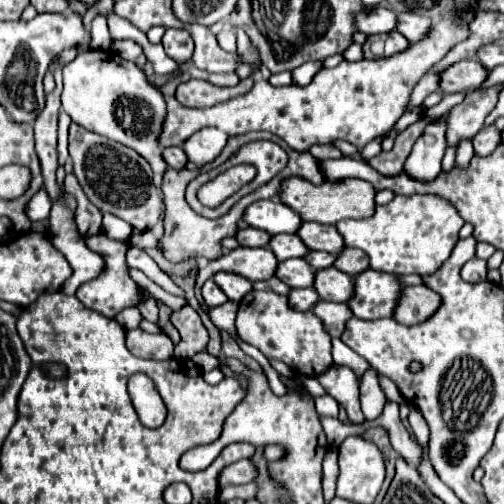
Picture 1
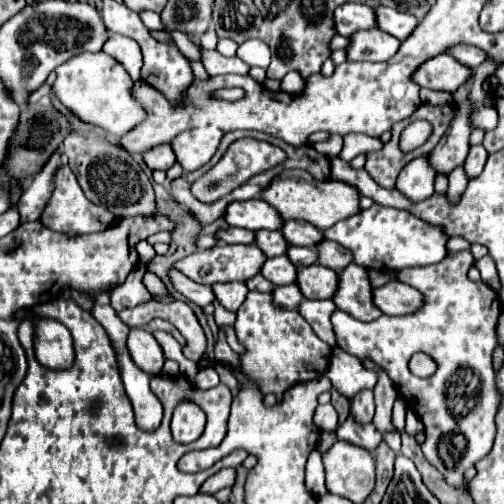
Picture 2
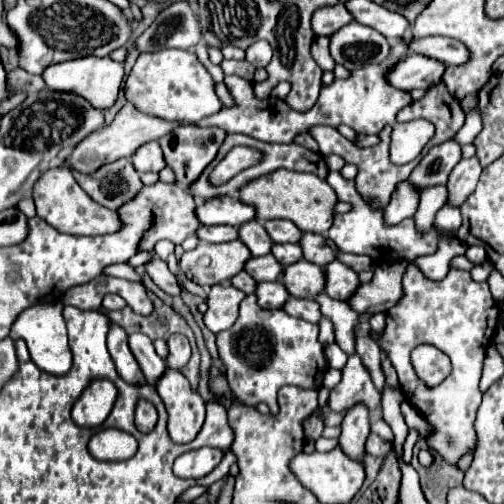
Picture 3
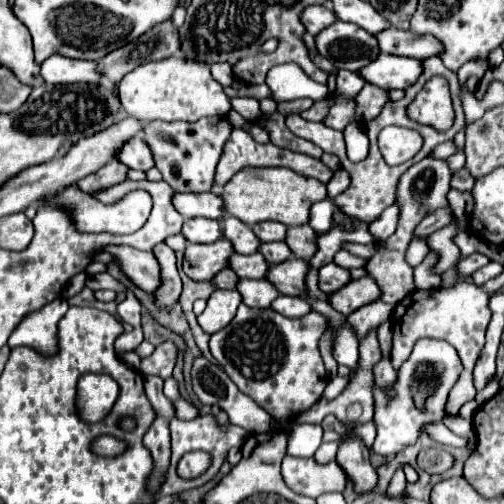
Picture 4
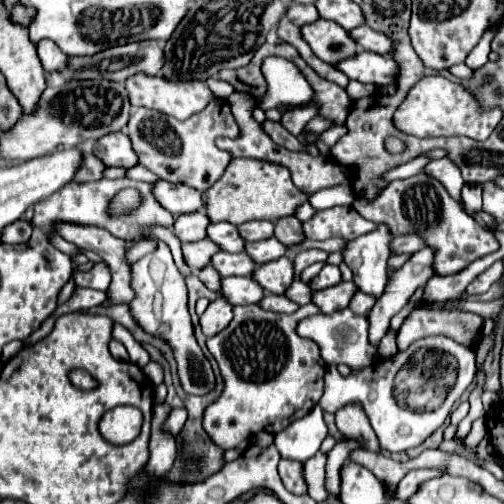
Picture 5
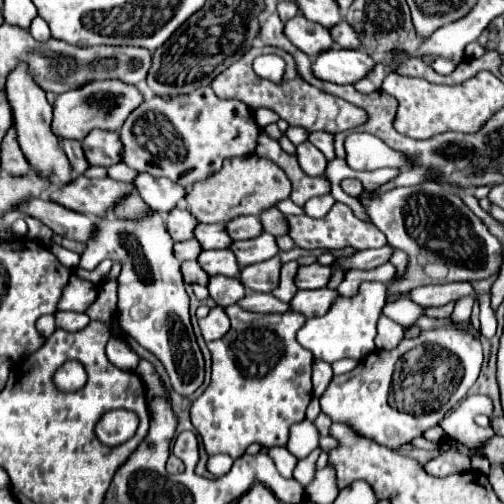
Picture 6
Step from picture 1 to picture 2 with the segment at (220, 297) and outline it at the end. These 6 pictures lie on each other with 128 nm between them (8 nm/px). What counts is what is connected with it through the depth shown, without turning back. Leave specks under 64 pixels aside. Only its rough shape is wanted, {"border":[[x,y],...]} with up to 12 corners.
{"border":[[178,270],[170,280],[178,292],[204,308],[214,302],[214,292],[206,284],[196,284]]}

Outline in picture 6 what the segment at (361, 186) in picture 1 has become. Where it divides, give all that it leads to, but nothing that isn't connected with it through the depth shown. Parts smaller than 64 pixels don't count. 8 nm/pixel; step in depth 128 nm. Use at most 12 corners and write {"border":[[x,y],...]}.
{"border":[[260,156],[224,160],[186,202],[200,222],[260,216],[290,180]]}

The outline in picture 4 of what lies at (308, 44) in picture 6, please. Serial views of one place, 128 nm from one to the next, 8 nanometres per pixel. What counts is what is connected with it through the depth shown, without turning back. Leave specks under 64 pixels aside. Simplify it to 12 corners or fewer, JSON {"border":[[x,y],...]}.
{"border":[[342,20],[316,36],[336,68],[362,70],[380,54],[374,34]]}

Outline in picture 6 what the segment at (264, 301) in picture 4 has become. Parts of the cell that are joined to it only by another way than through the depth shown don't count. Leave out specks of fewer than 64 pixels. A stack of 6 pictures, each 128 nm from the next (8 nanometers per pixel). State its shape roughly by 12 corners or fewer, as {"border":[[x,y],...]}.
{"border":[[212,276],[208,290],[218,306],[246,296],[240,278]]}

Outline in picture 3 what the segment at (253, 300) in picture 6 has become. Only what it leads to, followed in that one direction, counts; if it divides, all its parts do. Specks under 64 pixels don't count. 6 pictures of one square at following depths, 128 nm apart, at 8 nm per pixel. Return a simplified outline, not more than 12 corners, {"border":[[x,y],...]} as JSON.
{"border":[[292,298],[284,312],[312,324],[322,320],[316,300]]}

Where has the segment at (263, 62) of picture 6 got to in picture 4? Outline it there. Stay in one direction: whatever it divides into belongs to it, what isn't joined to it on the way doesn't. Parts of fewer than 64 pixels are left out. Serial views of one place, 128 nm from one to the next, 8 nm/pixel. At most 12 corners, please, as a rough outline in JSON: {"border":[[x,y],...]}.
{"border":[[296,64],[274,66],[266,76],[276,102],[322,100],[328,84],[304,76]]}

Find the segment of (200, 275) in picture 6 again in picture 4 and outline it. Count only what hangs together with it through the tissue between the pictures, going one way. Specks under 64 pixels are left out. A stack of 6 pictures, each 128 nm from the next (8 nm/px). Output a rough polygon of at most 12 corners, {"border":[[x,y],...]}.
{"border":[[226,268],[214,278],[218,288],[236,288],[238,276]]}

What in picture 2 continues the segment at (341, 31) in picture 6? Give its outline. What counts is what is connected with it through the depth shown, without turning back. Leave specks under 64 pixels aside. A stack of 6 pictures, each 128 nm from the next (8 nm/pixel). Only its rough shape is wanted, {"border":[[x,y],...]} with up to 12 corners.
{"border":[[454,46],[450,56],[476,70],[488,54],[476,46]]}

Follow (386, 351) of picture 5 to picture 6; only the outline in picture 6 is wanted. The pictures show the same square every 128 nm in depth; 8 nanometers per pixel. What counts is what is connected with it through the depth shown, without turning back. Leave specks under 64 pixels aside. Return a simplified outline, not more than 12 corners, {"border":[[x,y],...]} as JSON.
{"border":[[382,316],[378,320],[376,348],[394,350],[404,328]]}

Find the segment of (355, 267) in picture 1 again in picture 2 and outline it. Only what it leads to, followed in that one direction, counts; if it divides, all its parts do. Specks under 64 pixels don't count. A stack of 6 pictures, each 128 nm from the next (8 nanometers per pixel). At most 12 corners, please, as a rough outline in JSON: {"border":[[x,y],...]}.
{"border":[[324,240],[318,264],[340,272],[352,264],[352,252]]}

